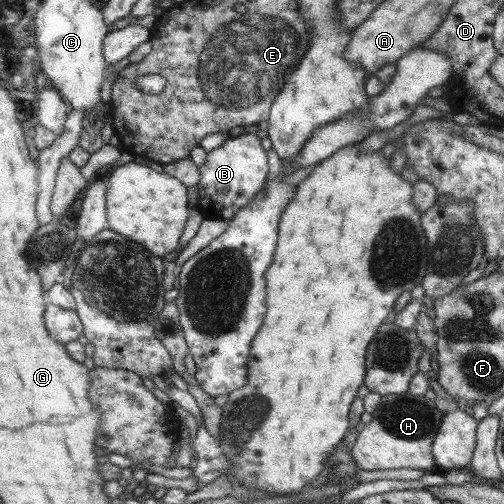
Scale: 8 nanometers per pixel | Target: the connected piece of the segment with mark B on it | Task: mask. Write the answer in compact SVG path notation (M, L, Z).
M243 133L228 138L222 145L209 151L198 170L197 211L203 219L229 222L263 189L267 176L267 156L259 146L259 138L255 133Z

